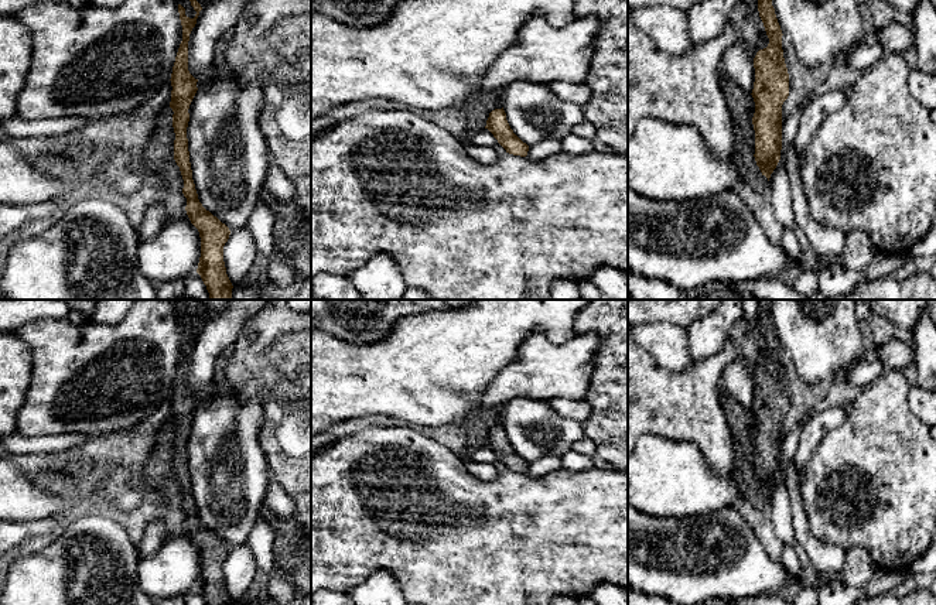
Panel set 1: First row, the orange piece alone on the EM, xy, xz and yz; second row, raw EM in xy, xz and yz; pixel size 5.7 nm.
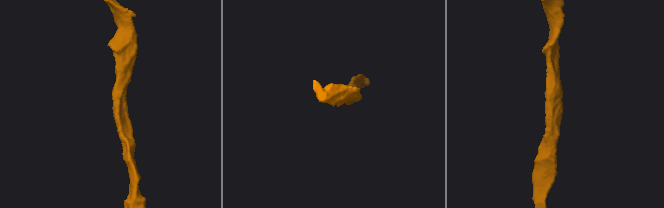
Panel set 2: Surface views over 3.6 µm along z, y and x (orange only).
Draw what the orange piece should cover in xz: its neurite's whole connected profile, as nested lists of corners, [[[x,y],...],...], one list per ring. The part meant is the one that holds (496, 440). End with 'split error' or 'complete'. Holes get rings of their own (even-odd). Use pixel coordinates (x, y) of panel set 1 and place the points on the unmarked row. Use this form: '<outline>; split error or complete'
[[[503,424],[495,425],[489,430],[485,445],[493,451],[506,469],[520,474],[527,472],[529,462],[513,450],[506,437]]]; complete

